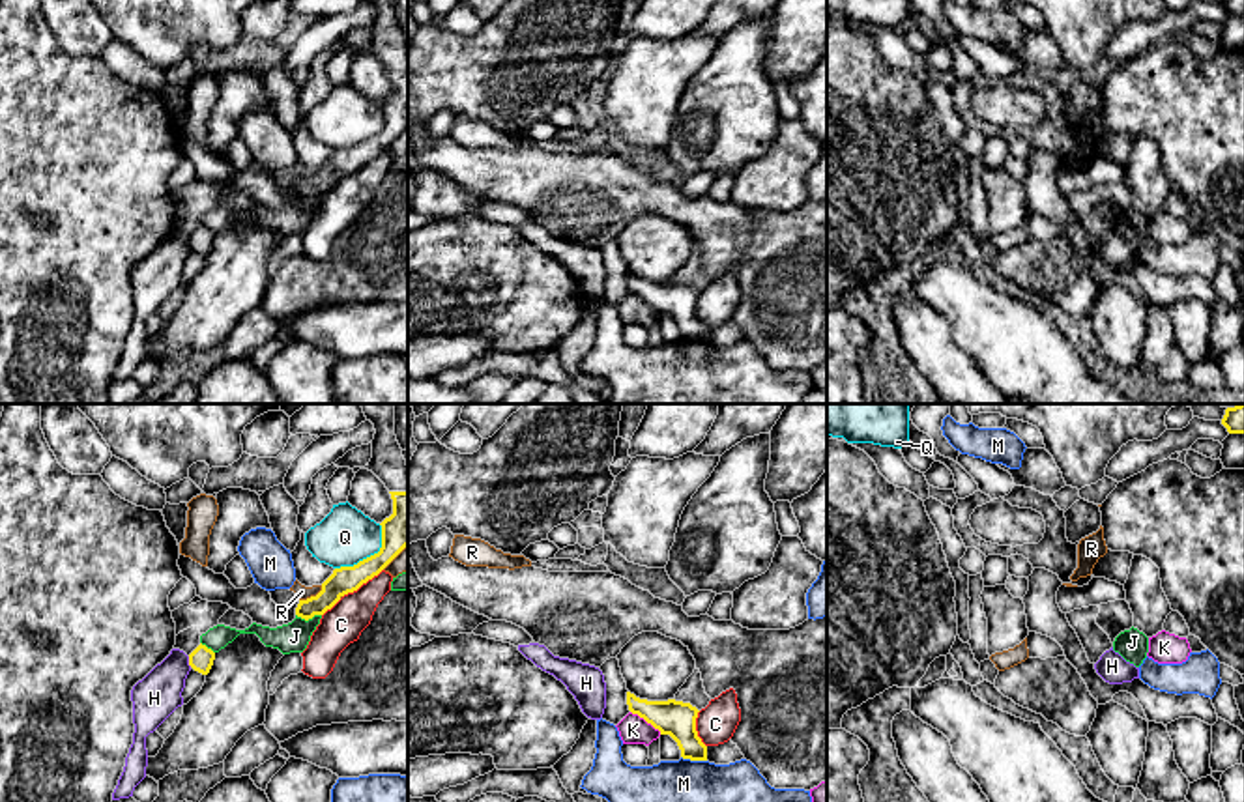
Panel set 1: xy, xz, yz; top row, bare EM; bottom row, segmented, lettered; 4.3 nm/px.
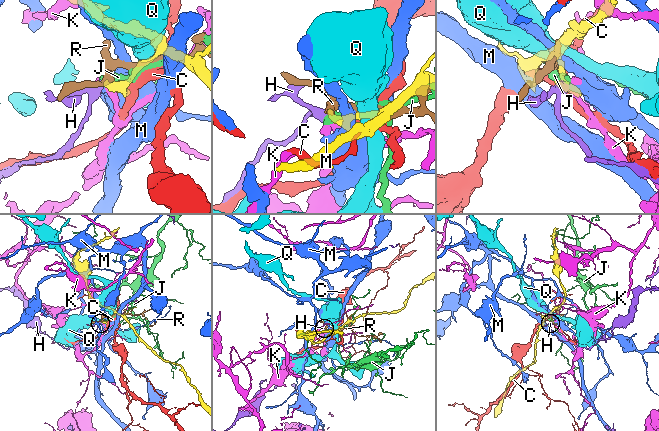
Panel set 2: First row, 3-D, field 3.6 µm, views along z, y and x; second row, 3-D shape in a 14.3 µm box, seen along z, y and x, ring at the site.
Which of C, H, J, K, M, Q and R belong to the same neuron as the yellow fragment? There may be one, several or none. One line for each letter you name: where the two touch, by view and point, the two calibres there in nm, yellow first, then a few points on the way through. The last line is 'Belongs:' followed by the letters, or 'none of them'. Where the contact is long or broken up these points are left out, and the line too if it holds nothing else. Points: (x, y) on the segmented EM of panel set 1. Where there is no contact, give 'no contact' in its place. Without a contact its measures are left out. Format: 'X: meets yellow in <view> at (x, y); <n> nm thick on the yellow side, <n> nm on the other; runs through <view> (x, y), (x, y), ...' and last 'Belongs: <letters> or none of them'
Belongs: none of them

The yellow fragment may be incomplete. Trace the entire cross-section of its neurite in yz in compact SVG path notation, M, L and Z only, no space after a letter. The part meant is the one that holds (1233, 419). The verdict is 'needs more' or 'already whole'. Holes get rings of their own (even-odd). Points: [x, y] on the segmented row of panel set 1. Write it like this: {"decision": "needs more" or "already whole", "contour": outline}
{"decision": "already whole", "contour": "M1244 404L1227 408L1222 424L1229 434L1244 434Z"}

